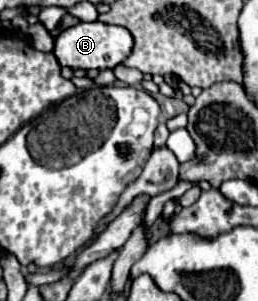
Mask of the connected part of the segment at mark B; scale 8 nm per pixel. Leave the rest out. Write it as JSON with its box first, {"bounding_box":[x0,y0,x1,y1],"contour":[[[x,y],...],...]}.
{"bounding_box":[54,21,132,71],"contour":[[[92,21],[92,23],[76,23],[64,31],[60,31],[60,35],[56,37],[54,43],[54,55],[58,59],[58,63],[62,67],[70,67],[74,71],[82,69],[82,71],[90,71],[90,69],[112,69],[118,63],[122,63],[130,51],[132,51],[132,35],[118,25],[106,25],[100,21]]]}

